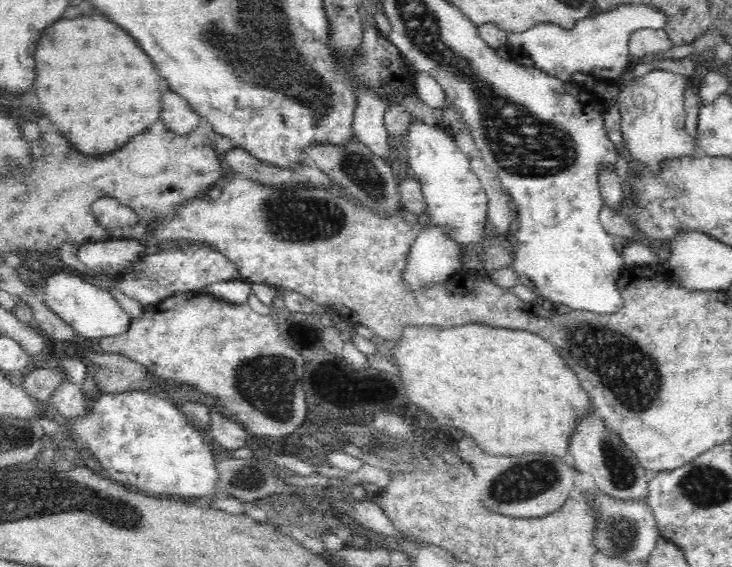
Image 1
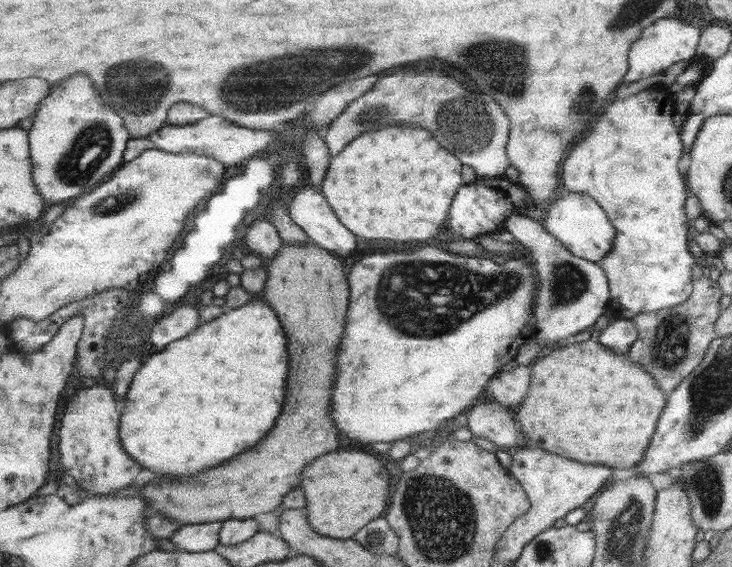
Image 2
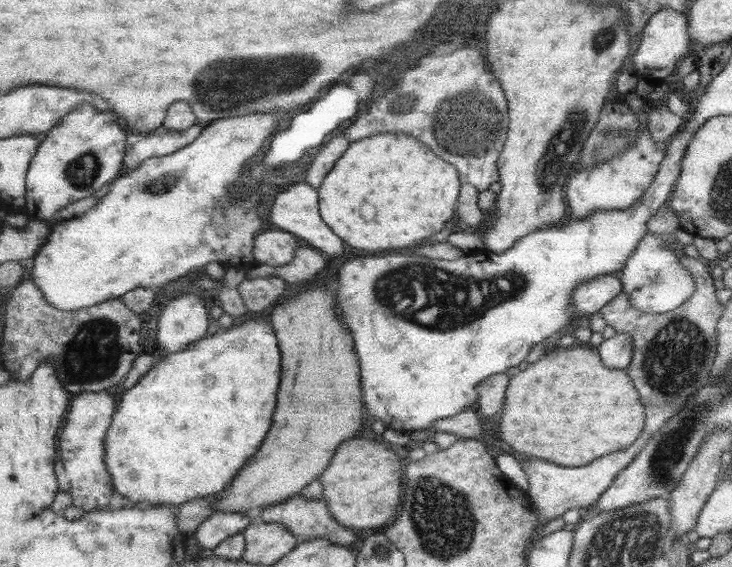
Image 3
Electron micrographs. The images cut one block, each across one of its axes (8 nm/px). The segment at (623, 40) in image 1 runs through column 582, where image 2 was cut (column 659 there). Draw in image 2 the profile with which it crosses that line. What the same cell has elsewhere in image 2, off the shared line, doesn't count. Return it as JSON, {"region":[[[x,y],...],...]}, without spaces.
{"region":[[[679,17],[659,18],[642,32],[642,36],[634,41],[629,50],[629,67],[624,83],[636,82],[654,74],[668,70],[670,66],[691,62],[695,58],[696,49],[700,41],[701,31],[690,24],[679,20]]]}

